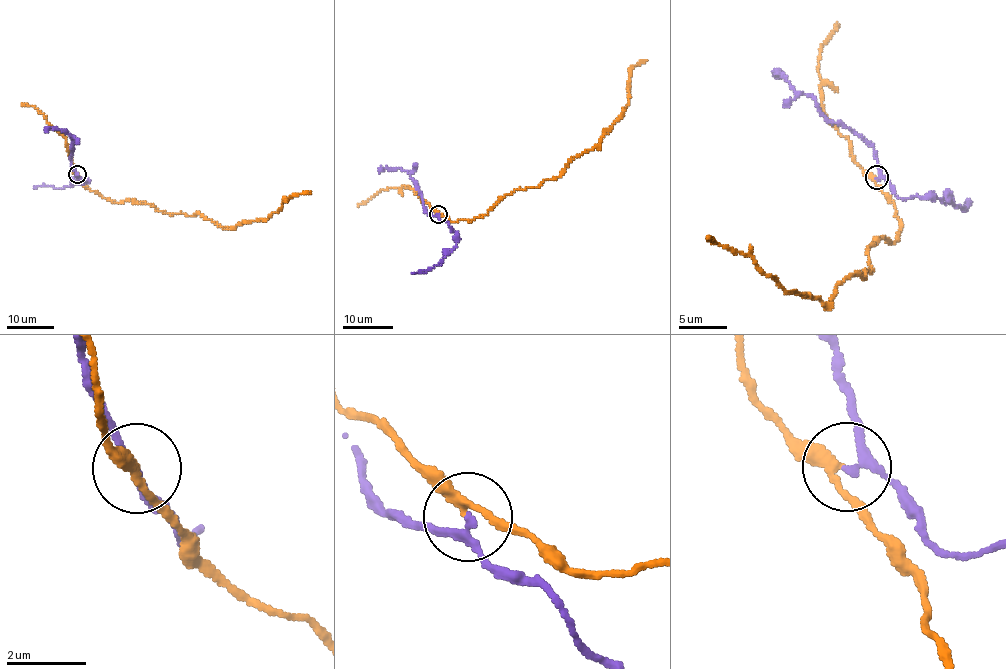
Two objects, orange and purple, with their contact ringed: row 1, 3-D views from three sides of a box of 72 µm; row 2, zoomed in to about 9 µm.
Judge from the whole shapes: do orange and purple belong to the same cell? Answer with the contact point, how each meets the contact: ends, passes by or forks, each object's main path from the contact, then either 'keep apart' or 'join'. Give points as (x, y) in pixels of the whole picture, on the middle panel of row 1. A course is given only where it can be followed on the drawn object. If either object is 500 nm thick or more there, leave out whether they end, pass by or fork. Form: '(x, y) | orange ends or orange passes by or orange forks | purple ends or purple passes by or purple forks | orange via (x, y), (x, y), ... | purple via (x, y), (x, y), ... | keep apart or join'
(438, 214) | orange passes by | purple passes by | orange via (438, 213), (451, 221), (472, 220), (507, 194), (558, 178), (622, 115), (629, 100), (630, 72), (646, 59) | purple via (438, 214), (425, 212), (421, 193), (411, 175), (395, 168), (379, 171) | keep apart

